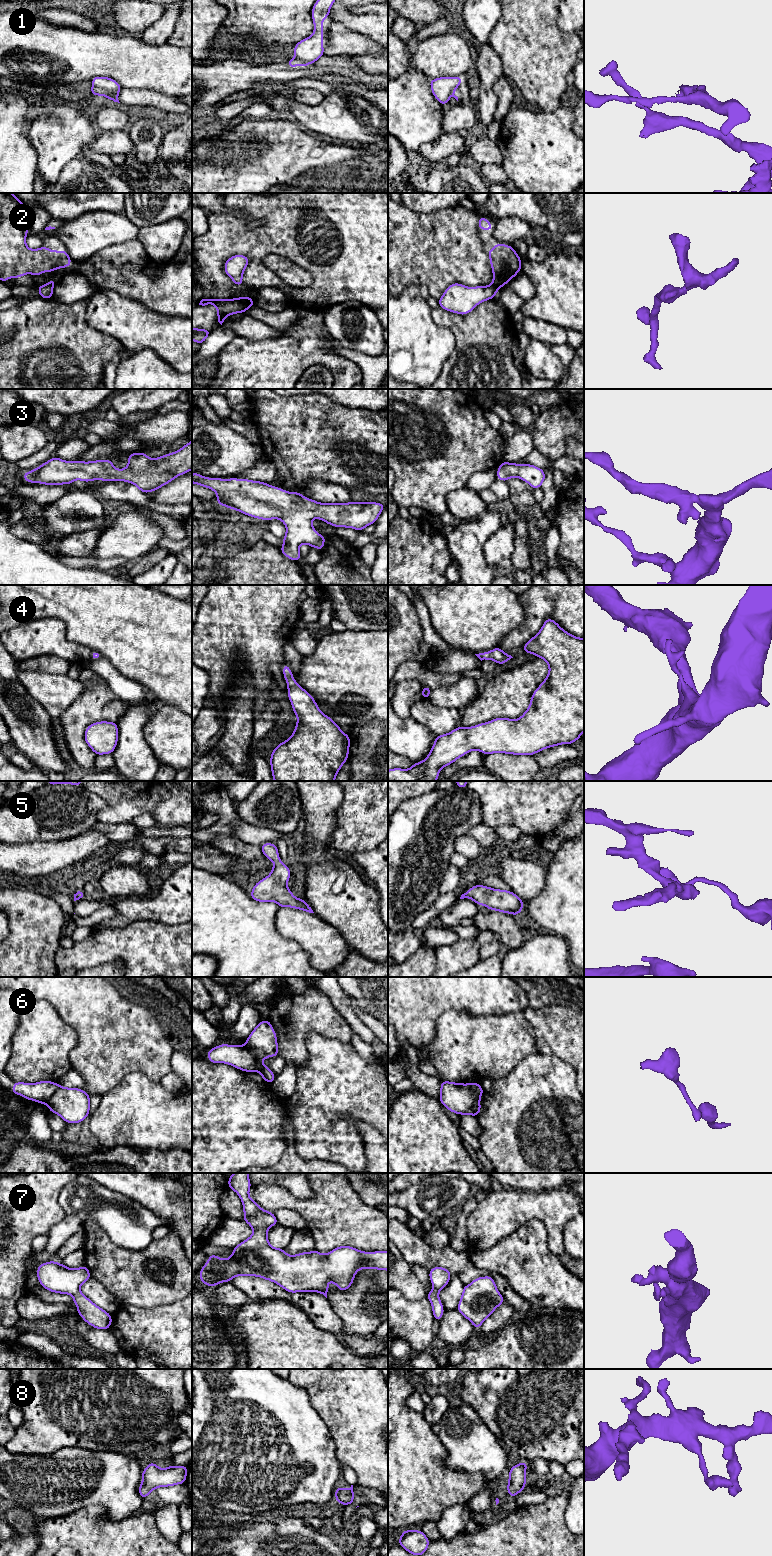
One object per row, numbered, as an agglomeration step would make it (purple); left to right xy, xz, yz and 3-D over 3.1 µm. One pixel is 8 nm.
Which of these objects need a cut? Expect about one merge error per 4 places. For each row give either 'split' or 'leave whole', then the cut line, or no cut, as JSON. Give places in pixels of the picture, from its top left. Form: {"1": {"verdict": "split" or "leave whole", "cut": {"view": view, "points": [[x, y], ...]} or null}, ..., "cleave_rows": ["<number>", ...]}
{"1": {"verdict": "split", "cut": {"view": "xy", "points": [[92, 85], [105, 90], [109, 97]]}}, "2": {"verdict": "split", "cut": {"view": "yz", "points": [[492, 284], [497, 290]]}}, "3": {"verdict": "leave whole", "cut": null}, "4": {"verdict": "leave whole", "cut": null}, "5": {"verdict": "leave whole", "cut": null}, "6": {"verdict": "split", "cut": {"view": "xz", "points": [[243, 1046], [254, 1058], [256, 1069]]}}, "7": {"verdict": "leave whole", "cut": null}, "8": {"verdict": "leave whole", "cut": null}, "cleave_rows": ["1", "2", "6"]}

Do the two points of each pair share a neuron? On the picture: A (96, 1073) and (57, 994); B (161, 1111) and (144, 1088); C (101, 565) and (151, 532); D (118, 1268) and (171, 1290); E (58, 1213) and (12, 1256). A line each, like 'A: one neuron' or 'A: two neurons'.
A: one neuron
B: one neuron
C: two neurons
D: one neuron
E: one neuron

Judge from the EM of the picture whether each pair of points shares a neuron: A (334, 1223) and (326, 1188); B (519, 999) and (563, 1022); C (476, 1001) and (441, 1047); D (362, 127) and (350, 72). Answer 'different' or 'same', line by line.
A: same
B: different
C: different
D: different

